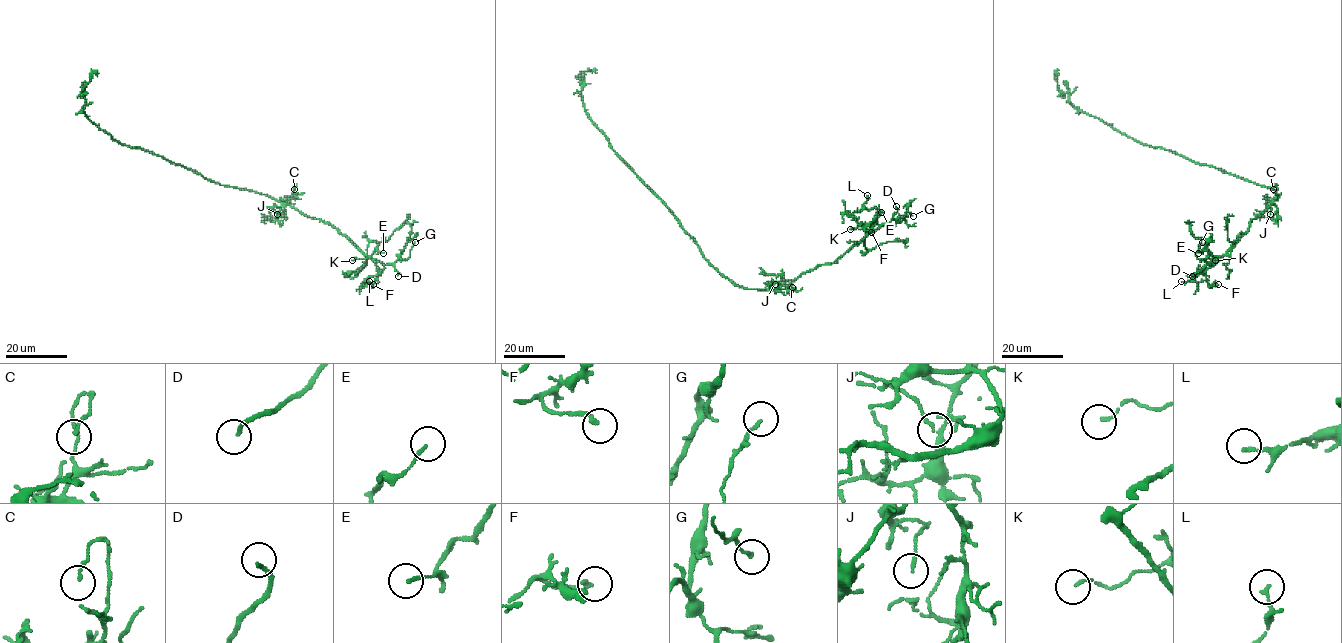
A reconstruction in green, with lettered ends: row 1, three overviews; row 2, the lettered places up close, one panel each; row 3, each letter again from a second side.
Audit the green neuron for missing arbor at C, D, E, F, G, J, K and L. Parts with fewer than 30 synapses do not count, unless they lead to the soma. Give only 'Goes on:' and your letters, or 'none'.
Goes on: D

